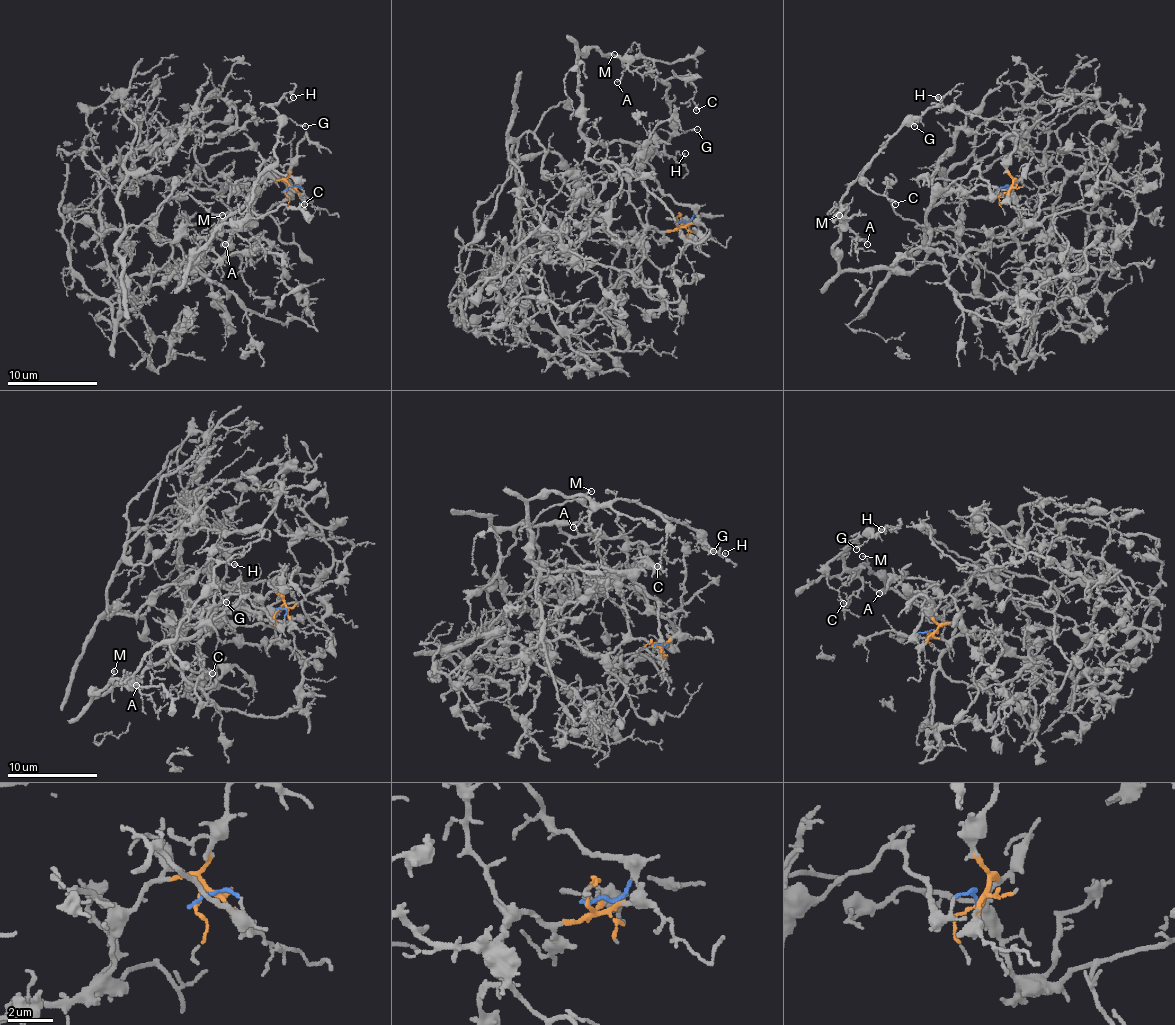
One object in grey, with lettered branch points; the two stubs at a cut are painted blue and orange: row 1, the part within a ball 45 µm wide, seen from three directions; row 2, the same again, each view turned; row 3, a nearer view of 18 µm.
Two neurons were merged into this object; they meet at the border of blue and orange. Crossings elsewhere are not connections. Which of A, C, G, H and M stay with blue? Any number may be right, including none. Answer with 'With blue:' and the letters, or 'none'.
With blue: A, C, G, H, M

